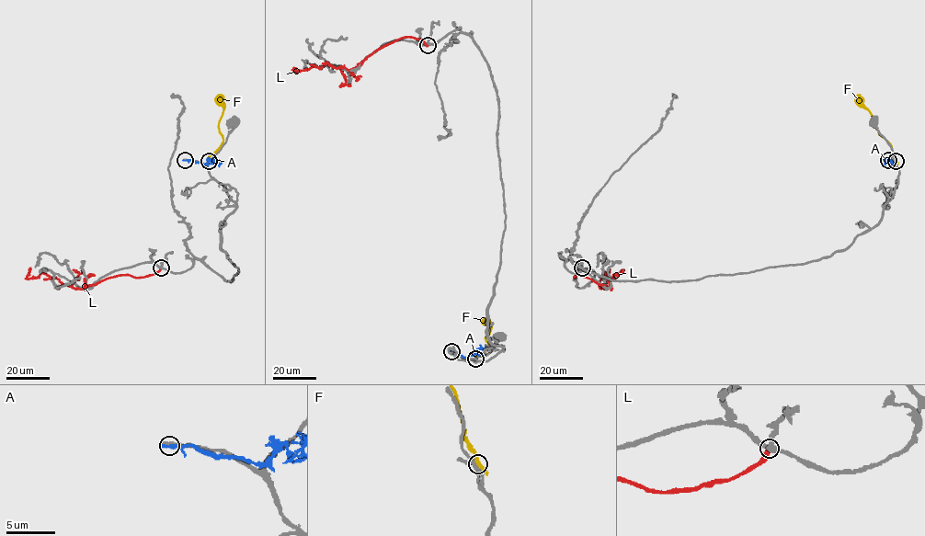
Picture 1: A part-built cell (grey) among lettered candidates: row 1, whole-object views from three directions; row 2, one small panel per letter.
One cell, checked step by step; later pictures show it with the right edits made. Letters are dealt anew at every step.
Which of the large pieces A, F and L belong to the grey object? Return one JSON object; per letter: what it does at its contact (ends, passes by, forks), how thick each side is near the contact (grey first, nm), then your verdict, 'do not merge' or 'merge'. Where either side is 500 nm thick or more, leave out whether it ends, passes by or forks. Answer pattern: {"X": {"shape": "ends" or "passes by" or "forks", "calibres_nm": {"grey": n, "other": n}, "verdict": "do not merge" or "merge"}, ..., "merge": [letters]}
{"A": {"shape": "ends", "calibres_nm": {"grey": 420, "other": 360}, "verdict": "do not merge"}, "F": {"shape": "passes by", "calibres_nm": {"grey": 320, "other": 280}, "verdict": "do not merge"}, "L": {"shape": "ends", "calibres_nm": {"grey": 360, "other": 380}, "verdict": "do not merge"}, "merge": []}

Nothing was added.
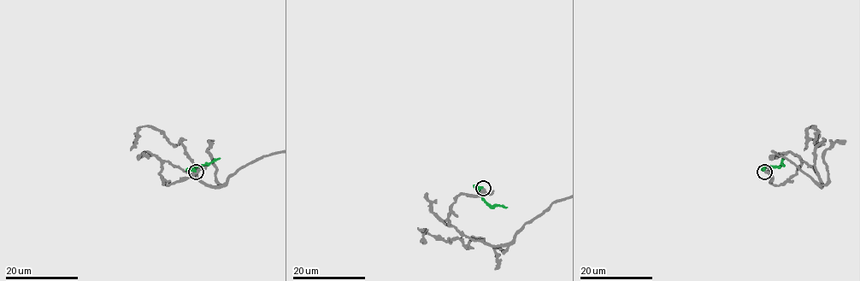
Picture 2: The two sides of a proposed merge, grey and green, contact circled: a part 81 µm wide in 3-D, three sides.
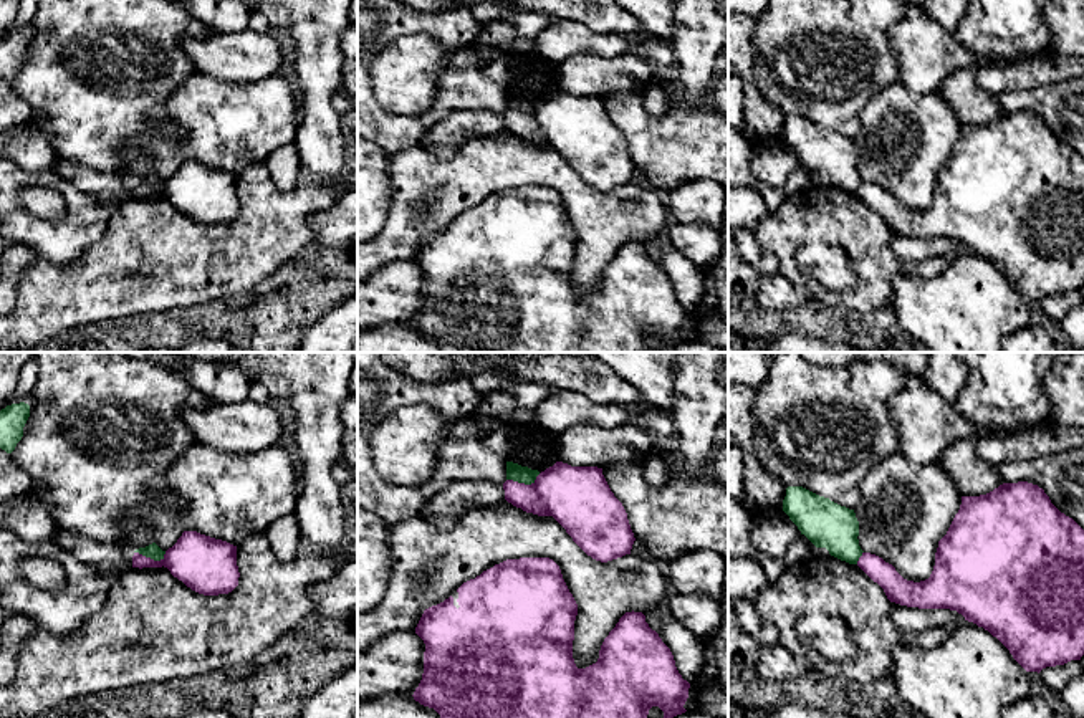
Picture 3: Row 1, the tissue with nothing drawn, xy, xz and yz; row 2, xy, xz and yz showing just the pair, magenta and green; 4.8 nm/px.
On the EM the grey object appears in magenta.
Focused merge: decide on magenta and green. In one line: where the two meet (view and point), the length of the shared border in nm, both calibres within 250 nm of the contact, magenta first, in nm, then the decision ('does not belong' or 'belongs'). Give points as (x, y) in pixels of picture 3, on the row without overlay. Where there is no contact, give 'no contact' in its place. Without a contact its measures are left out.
contact xy (149, 187); length 160 nm; calibres 260 and 70 nm; does not belong

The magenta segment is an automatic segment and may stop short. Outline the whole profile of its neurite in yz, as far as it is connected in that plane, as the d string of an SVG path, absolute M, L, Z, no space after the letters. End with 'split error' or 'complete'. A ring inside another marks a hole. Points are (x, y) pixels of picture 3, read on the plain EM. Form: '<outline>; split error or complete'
M1028 111L1003 112L980 126L962 126L947 164L938 170L928 208L904 208L882 187L862 182L857 195L877 212L890 232L919 238L957 240L996 266L1026 301L1081 290L1084 285L1084 159L1061 142L1043 117Z; complete

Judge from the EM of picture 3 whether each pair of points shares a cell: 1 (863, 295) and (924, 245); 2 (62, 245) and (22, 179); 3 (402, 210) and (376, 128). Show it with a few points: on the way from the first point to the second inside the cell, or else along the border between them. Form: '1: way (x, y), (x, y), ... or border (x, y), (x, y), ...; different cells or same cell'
1: border (889, 232), (892, 248), (901, 258); different cells
2: way (42, 237), (17, 212), (17, 199); same cell
3: border (419, 144), (389, 153); different cells

